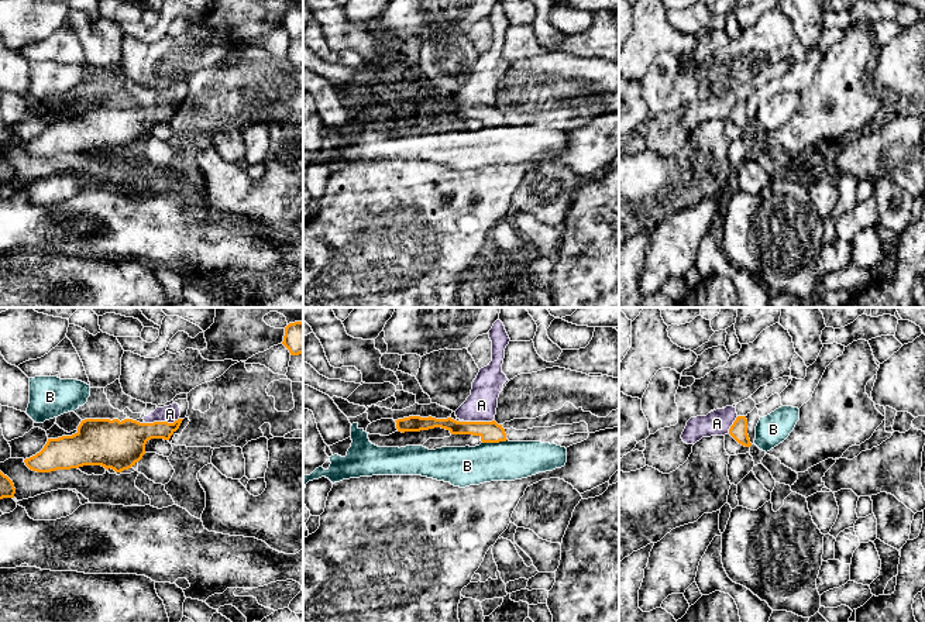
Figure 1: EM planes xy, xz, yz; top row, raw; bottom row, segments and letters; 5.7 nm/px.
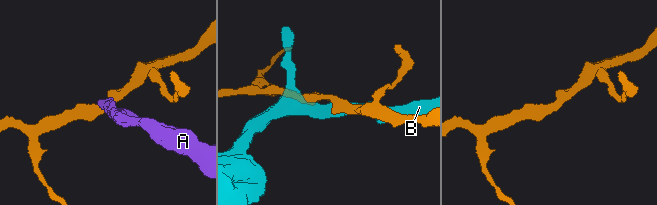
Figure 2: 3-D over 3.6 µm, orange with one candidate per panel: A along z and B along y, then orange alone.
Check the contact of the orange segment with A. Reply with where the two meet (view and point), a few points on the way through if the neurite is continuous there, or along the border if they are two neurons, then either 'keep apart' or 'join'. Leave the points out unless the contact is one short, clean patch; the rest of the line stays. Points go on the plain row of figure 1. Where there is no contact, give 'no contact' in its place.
contact xy (161, 106); border xy (178, 102), (172, 106), (145, 107); keep apart

